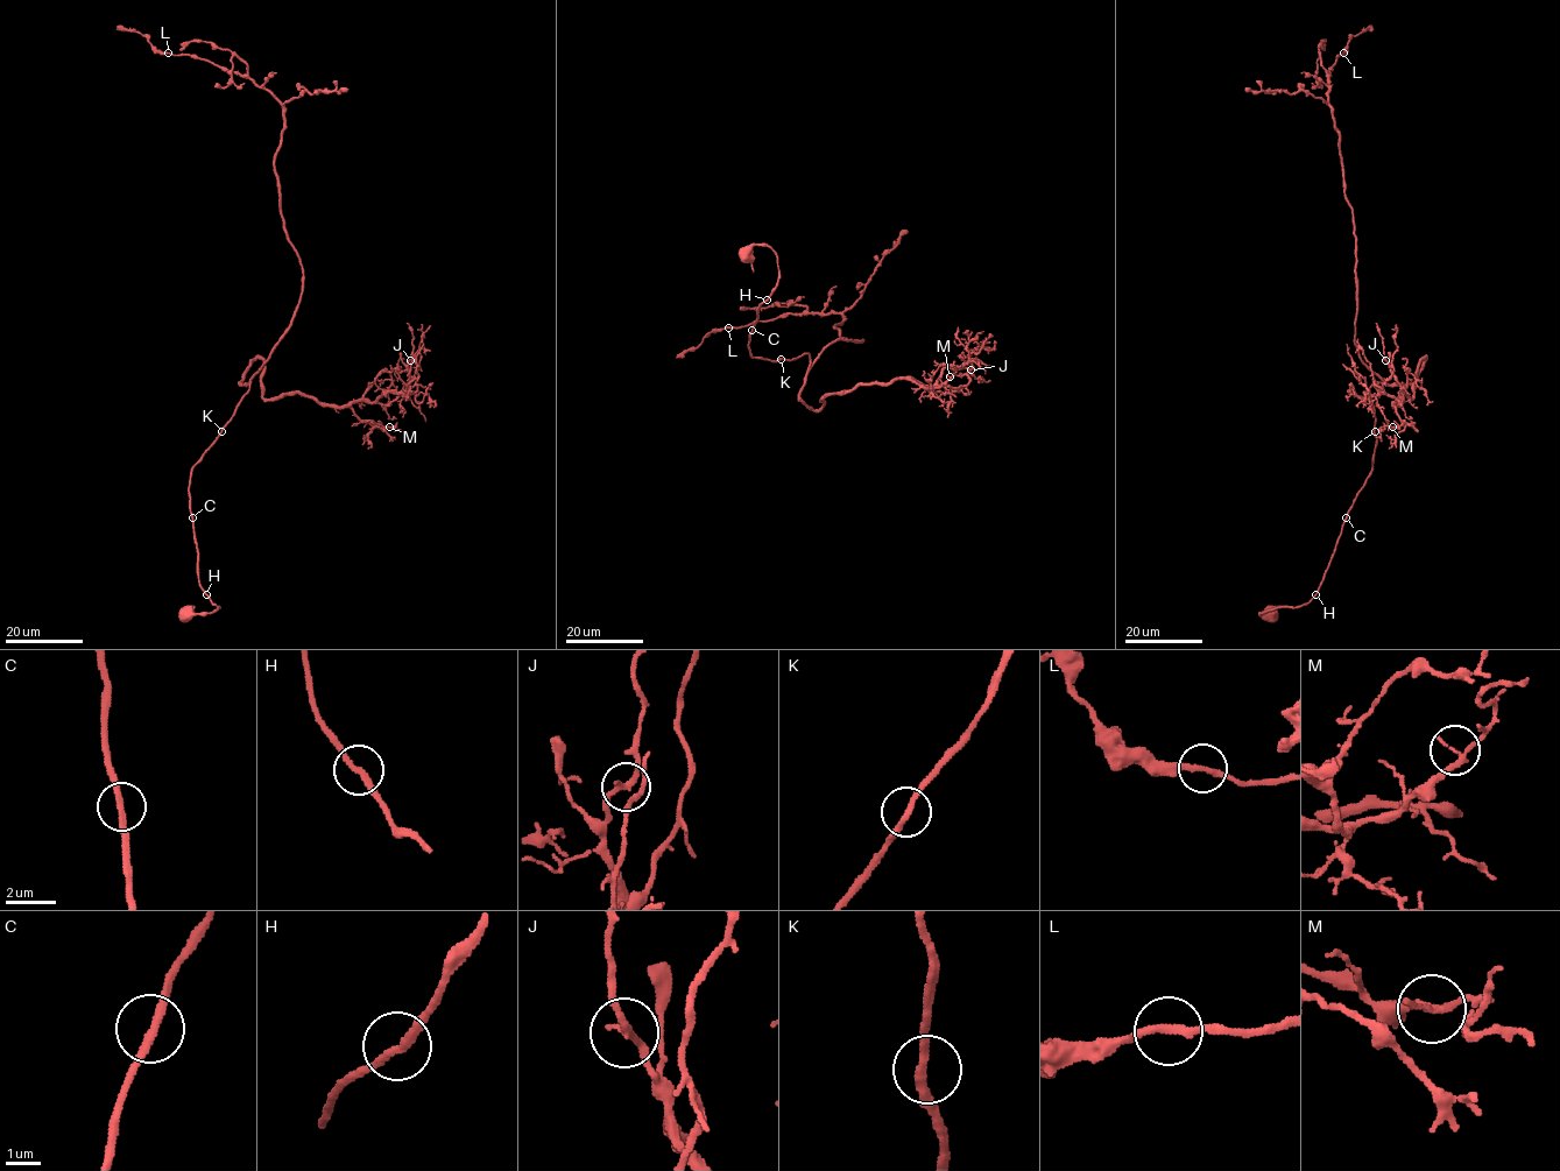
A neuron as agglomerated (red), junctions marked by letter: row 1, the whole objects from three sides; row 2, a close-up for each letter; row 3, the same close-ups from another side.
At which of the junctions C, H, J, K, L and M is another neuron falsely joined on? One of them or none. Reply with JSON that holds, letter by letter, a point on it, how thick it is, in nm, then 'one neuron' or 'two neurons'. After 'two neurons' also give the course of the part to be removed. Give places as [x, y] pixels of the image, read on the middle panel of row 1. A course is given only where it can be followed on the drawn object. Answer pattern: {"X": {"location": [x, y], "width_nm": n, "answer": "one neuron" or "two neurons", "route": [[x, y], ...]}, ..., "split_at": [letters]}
{"C": {"location": [752, 330], "width_nm": 240, "answer": "one neuron"}, "H": {"location": [767, 300], "width_nm": 220, "answer": "one neuron"}, "J": {"location": [971, 369], "width_nm": 220, "answer": "one neuron"}, "K": {"location": [781, 359], "width_nm": 240, "answer": "one neuron"}, "L": {"location": [728, 327], "width_nm": 240, "answer": "one neuron"}, "M": {"location": [950, 376], "width_nm": 190, "answer": "one neuron"}, "split_at": []}

